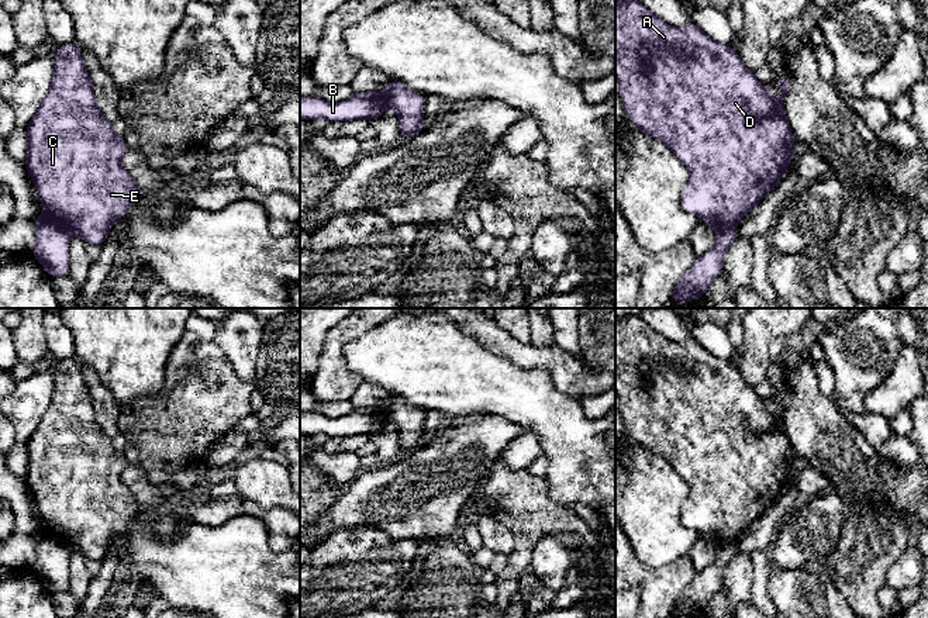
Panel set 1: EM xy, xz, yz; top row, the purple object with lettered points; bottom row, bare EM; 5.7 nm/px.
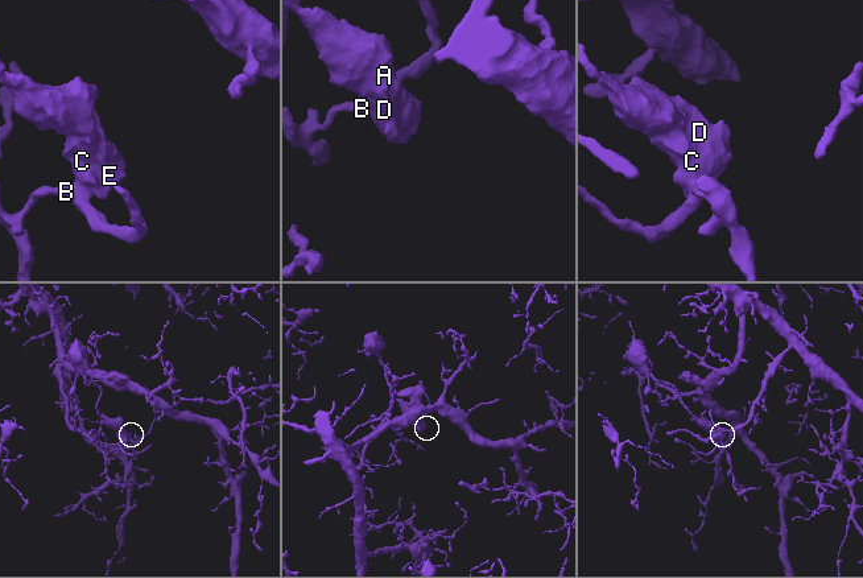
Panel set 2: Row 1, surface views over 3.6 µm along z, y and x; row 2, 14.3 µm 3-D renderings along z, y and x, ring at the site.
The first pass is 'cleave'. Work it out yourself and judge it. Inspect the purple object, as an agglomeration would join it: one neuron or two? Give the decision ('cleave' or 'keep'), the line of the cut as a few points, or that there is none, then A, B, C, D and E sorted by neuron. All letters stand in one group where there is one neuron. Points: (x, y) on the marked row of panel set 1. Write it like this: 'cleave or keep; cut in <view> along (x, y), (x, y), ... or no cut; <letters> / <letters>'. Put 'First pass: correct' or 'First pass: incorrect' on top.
First pass: correct
cleave; cut in xy along (44, 211), (71, 232); A C D E / B

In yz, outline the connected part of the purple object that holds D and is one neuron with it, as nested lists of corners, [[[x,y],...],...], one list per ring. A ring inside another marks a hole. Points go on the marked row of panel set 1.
[[[615,0],[615,80],[632,125],[666,144],[690,169],[691,179],[680,196],[682,208],[714,229],[736,225],[790,169],[796,139],[784,115],[789,79],[784,75],[780,77],[782,97],[773,100],[731,46],[718,44],[694,23],[673,27],[639,0]],[[646,44],[655,44],[656,48],[642,58],[641,48]]]

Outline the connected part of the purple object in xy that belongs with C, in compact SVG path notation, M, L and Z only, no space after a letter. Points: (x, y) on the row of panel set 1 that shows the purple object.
M68 42L58 48L55 69L49 90L35 115L25 128L28 169L44 213L61 222L70 232L77 234L86 245L103 245L111 225L120 220L132 204L144 194L131 175L123 168L121 159L128 151L123 137L113 131L111 122L100 113L90 76L84 66L76 42Z

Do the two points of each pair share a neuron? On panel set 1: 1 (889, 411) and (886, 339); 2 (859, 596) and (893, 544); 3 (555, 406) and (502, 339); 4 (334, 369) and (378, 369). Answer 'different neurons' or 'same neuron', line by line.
1: different neurons
2: same neuron
3: different neurons
4: different neurons

